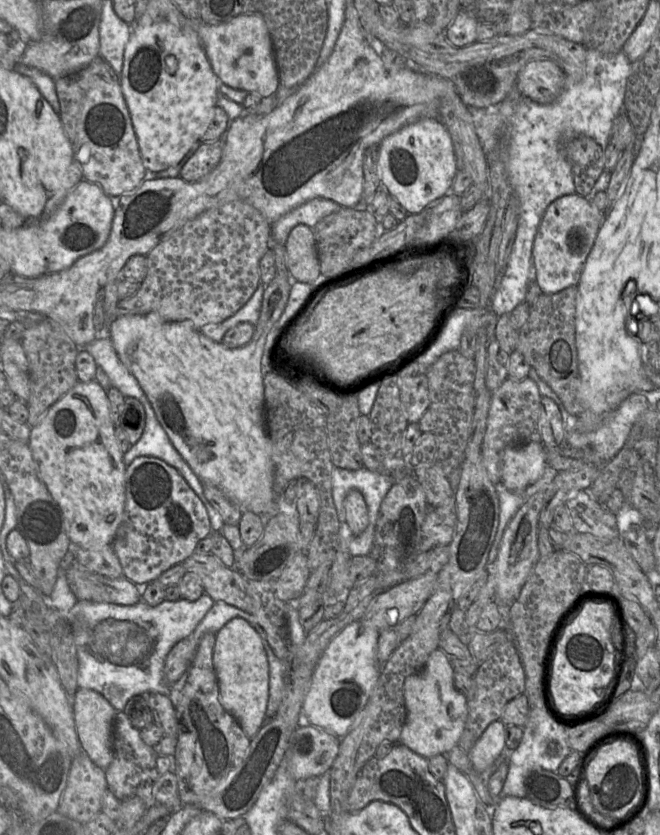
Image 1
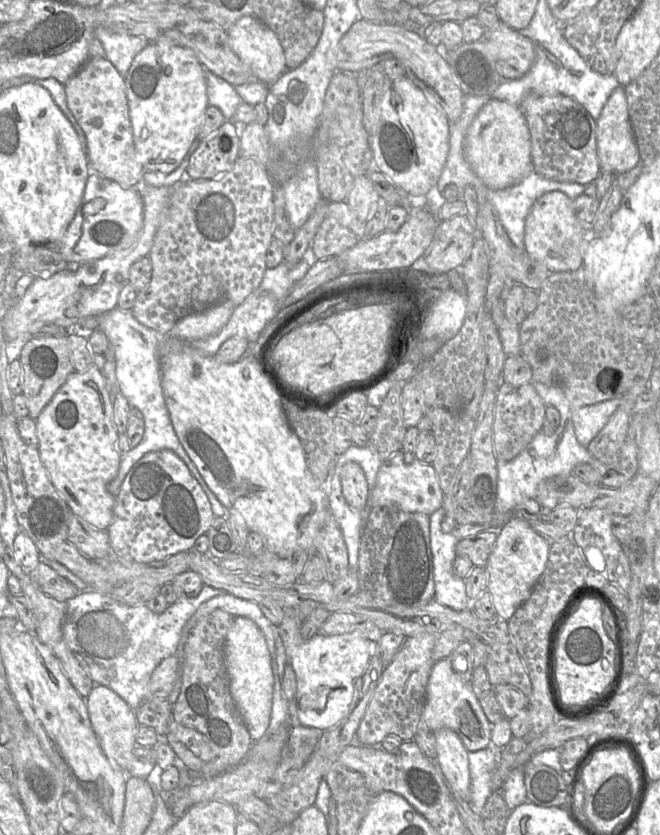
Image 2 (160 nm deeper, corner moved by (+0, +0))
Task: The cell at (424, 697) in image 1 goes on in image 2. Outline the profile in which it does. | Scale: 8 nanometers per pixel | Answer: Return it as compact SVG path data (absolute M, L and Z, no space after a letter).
M447 658L436 661L431 668L421 722L432 731L441 728L453 730L469 752L492 746L491 729L493 724L484 714L478 698L469 684L453 672Z

